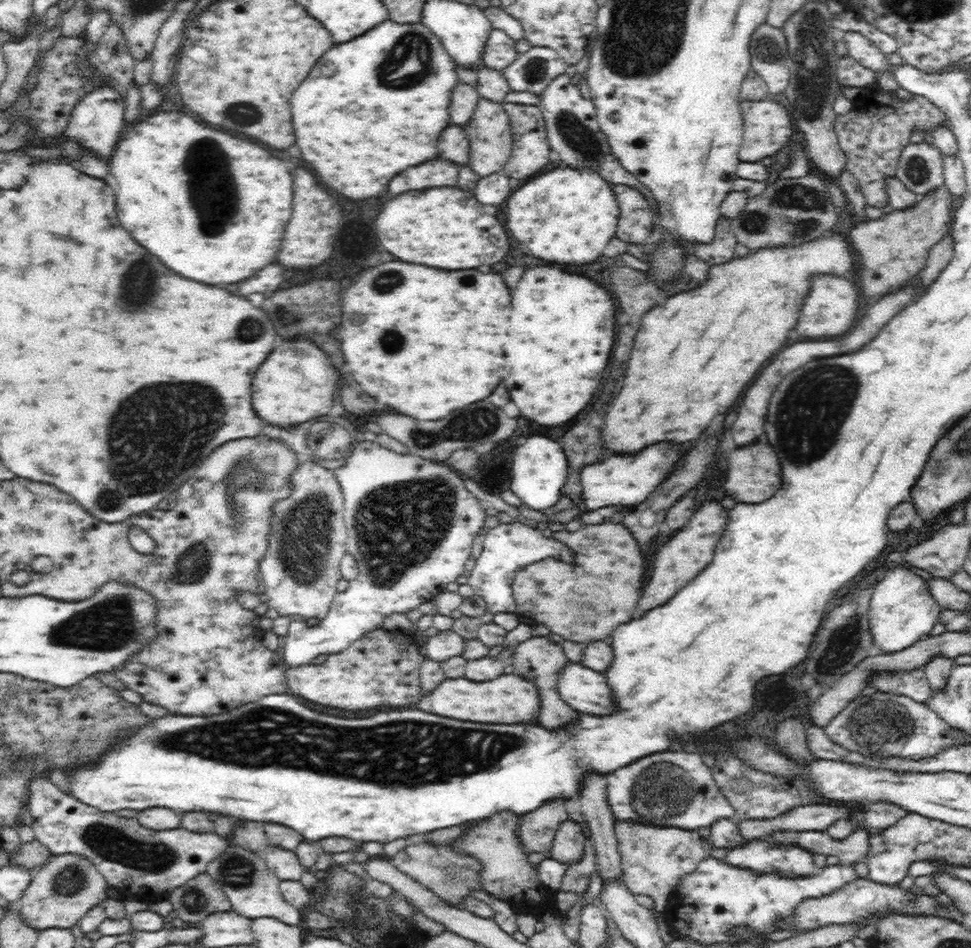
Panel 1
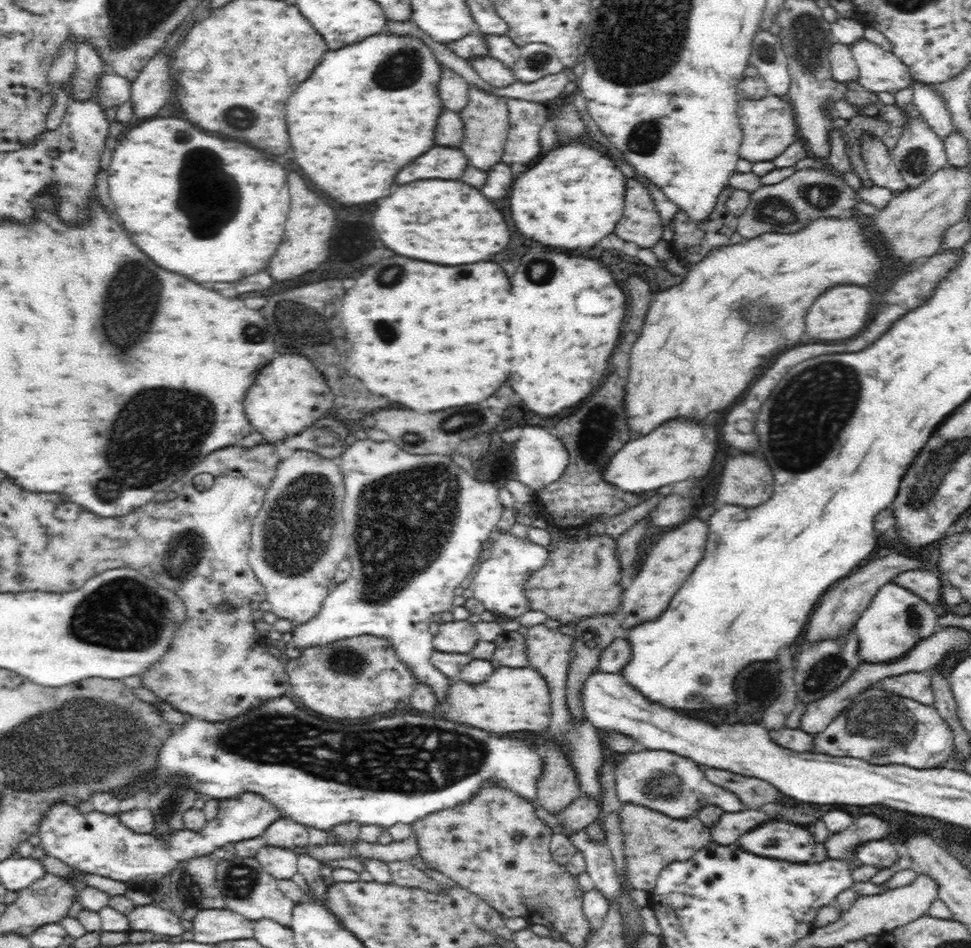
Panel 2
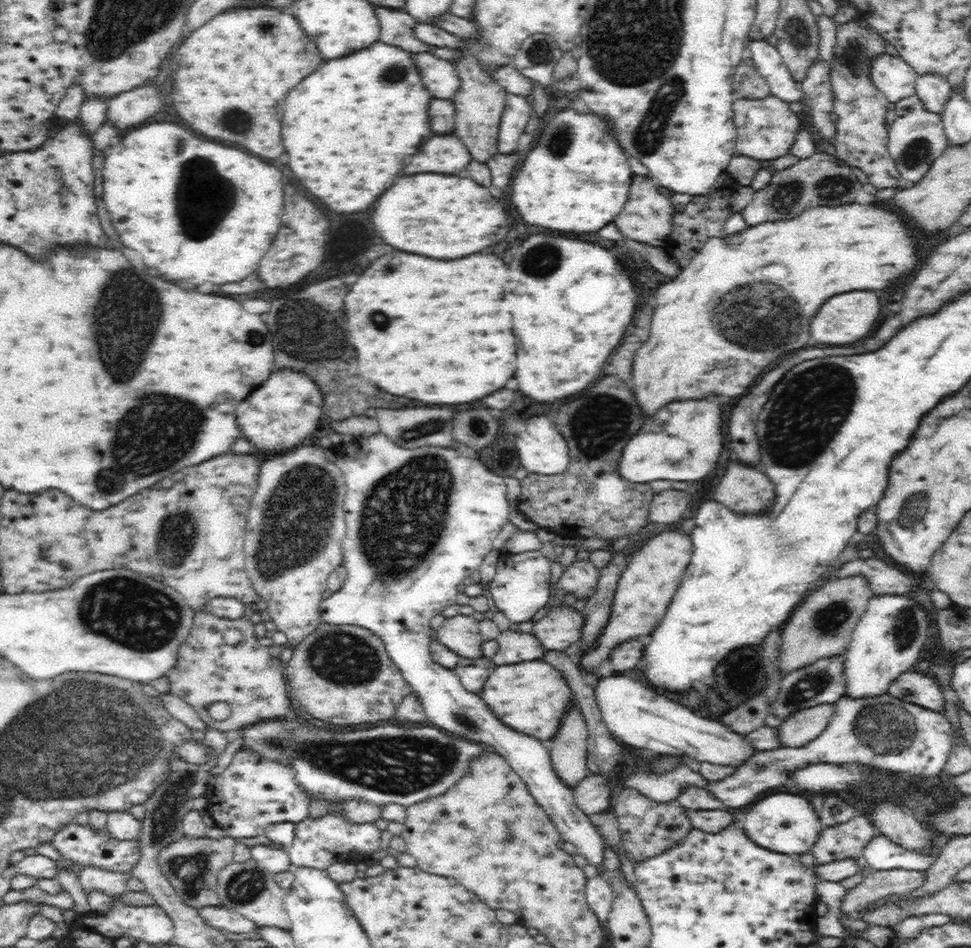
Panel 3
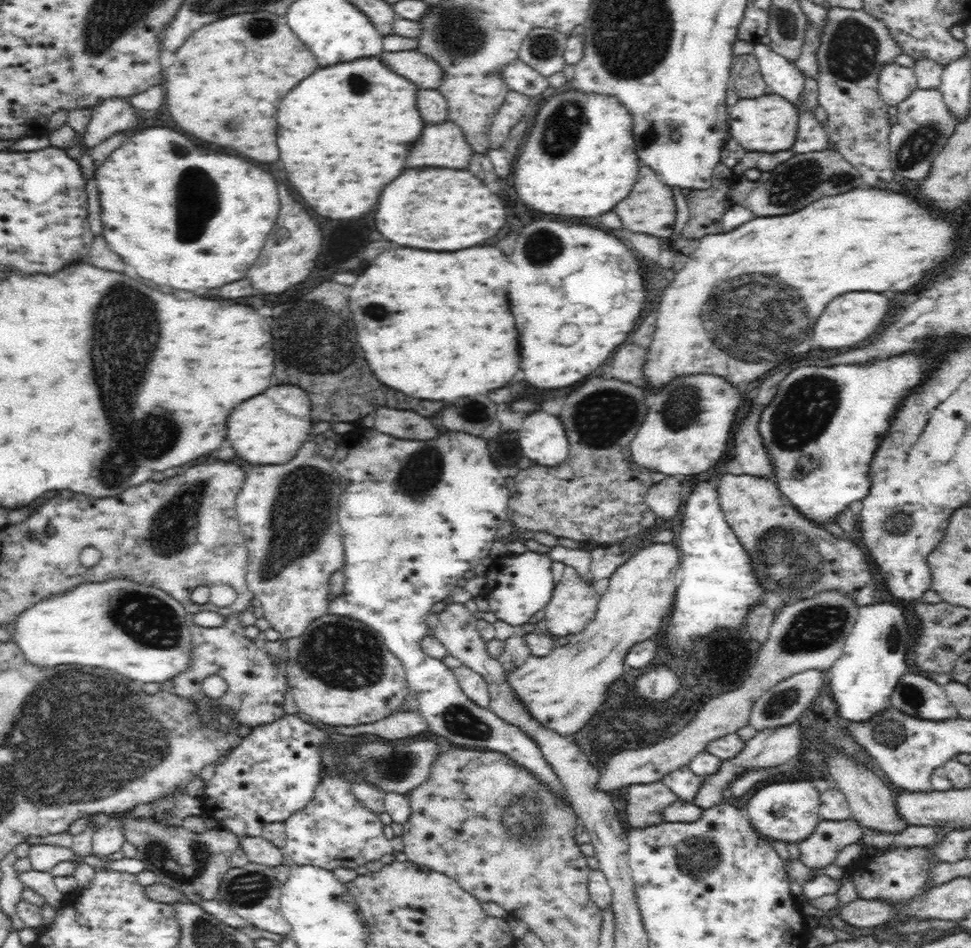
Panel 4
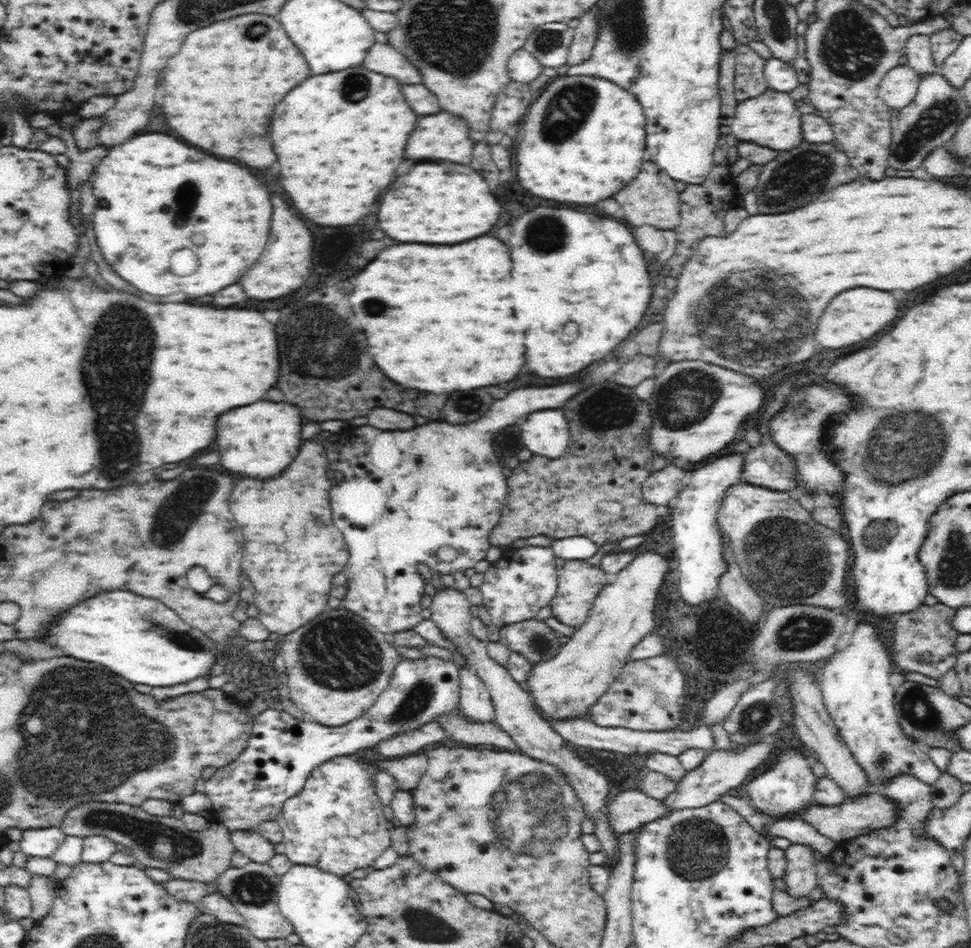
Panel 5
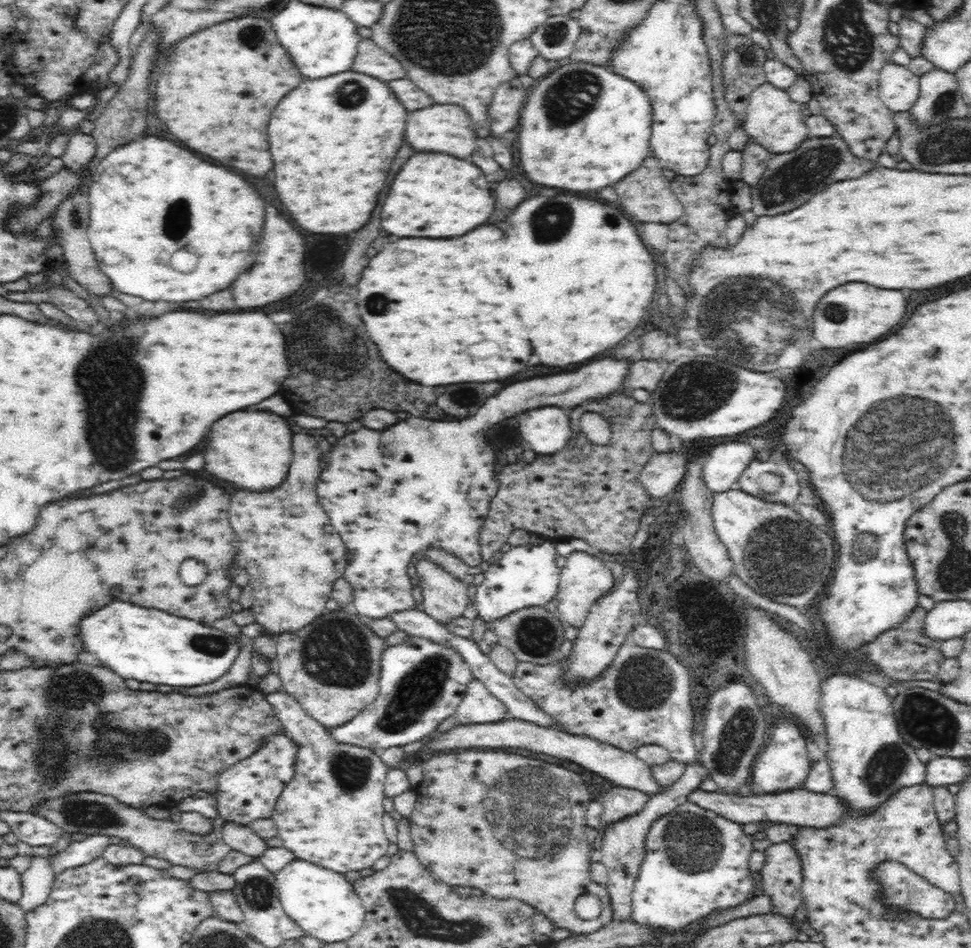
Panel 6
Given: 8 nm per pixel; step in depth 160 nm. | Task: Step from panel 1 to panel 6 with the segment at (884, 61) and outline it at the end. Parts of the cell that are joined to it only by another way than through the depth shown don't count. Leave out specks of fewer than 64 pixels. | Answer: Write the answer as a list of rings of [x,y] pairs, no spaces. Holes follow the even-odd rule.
[[[886,64],[879,72],[880,100],[894,113],[906,112],[919,96],[919,77],[907,67]]]

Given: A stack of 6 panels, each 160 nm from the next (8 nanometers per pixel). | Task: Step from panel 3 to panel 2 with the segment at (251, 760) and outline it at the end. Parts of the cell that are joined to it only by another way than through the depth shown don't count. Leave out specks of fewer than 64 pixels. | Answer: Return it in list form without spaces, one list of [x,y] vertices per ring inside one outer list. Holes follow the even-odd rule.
[[[242,791],[229,801],[221,800],[218,806],[216,817],[200,832],[185,828],[168,836],[154,836],[151,832],[132,832],[120,822],[117,813],[104,814],[95,810],[84,814],[67,802],[56,802],[40,819],[40,846],[47,855],[62,860],[78,871],[130,882],[132,887],[139,887],[144,882],[158,884],[165,874],[171,875],[182,861],[192,857],[202,858],[228,842],[237,843],[261,836],[272,822],[285,817],[280,809],[254,791]]]

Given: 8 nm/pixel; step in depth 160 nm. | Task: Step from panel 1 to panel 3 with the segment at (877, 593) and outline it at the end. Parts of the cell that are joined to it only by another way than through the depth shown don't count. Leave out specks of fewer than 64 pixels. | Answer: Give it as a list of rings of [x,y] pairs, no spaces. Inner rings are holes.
[[[874,594],[867,605],[844,652],[845,696],[854,700],[887,694],[888,686],[918,660],[930,628],[924,608],[906,595]]]

